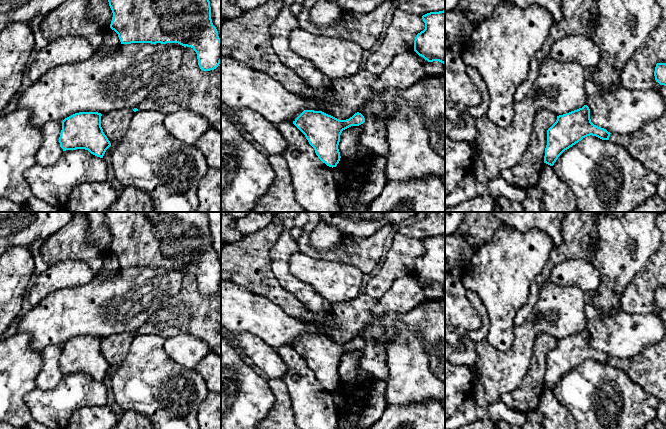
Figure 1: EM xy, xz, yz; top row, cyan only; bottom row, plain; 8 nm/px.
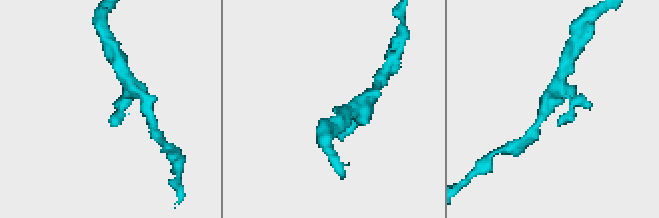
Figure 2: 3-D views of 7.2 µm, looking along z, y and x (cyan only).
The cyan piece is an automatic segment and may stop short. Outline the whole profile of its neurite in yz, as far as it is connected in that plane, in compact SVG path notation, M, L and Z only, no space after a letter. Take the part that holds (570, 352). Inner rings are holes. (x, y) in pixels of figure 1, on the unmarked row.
M587 329L569 337L557 340L556 346L547 354L547 369L544 387L553 390L567 373L587 360L609 364L610 356L591 346Z

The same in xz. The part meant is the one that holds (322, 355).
M304 334L293 348L305 359L318 382L329 391L336 391L340 385L338 369L343 354L365 346L357 336L346 344L339 344L322 335Z

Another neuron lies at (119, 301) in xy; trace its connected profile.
M102 267L88 283L57 290L33 306L17 323L17 333L31 336L30 348L41 352L47 346L59 346L79 336L98 336L105 338L120 333L134 333L143 326L150 316L160 310L176 296L182 287L184 270L178 267L131 267L108 270Z

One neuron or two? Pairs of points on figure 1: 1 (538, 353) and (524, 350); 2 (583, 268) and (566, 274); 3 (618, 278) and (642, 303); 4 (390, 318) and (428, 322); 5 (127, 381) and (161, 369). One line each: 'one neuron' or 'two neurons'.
1: two neurons
2: one neuron
3: two neurons
4: one neuron
5: one neuron

